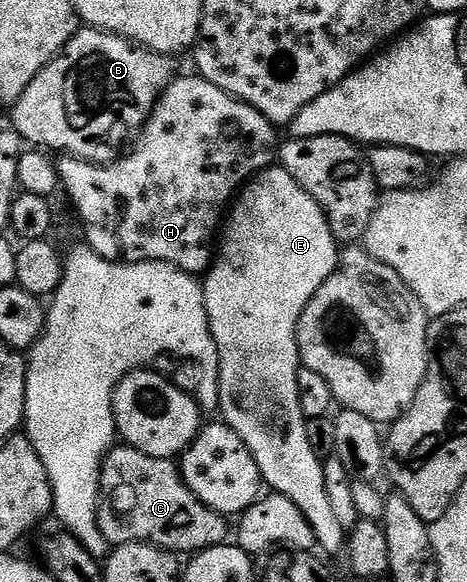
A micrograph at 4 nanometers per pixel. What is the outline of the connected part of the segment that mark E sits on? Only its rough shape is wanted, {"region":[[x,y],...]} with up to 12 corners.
{"region":[[272,165],[202,280],[218,410],[318,550],[348,528],[309,445],[299,318],[339,266]]}

